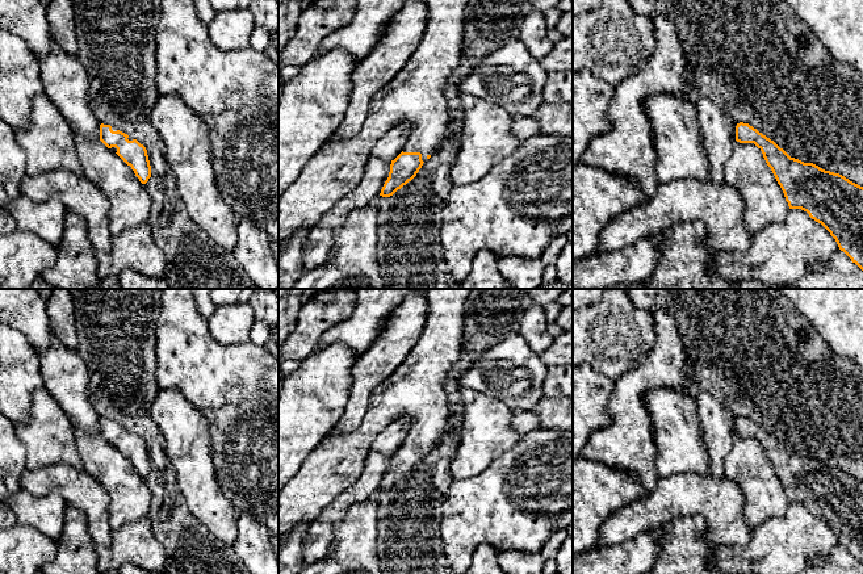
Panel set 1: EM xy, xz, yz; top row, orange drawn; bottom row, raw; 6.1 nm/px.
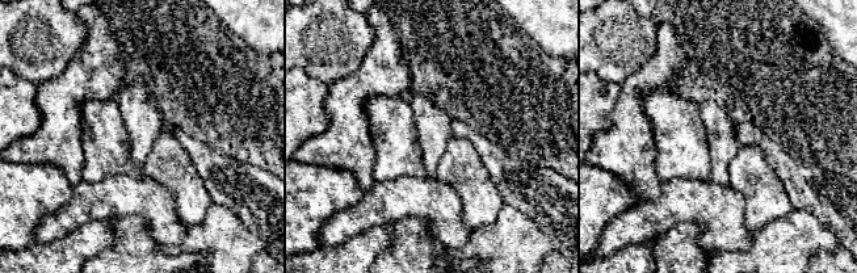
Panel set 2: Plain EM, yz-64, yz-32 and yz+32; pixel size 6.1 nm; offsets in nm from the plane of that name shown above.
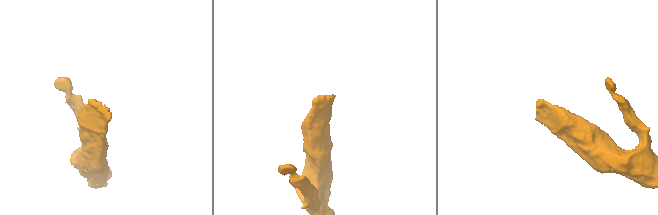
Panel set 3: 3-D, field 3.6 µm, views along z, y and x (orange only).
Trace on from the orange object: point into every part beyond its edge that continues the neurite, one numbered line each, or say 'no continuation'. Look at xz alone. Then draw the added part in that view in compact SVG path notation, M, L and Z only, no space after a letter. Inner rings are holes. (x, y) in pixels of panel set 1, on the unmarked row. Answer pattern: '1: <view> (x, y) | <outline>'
1: xz (417, 388) | M472 289L426 292L428 313L422 335L395 372L372 391L360 426L347 433L330 432L278 493L278 542L299 523L313 521L339 494L357 482L373 440L390 422L406 415L414 419L403 447L420 447L423 456L435 449L447 432L451 418L447 376L461 356L464 305Z

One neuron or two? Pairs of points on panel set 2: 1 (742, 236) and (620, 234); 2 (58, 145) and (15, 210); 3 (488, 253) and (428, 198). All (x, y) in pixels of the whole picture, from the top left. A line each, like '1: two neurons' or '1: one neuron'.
1: one neuron
2: two neurons
3: two neurons

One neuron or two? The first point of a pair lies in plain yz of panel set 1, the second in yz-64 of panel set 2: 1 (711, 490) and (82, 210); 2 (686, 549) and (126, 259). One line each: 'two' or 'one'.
1: one
2: one

